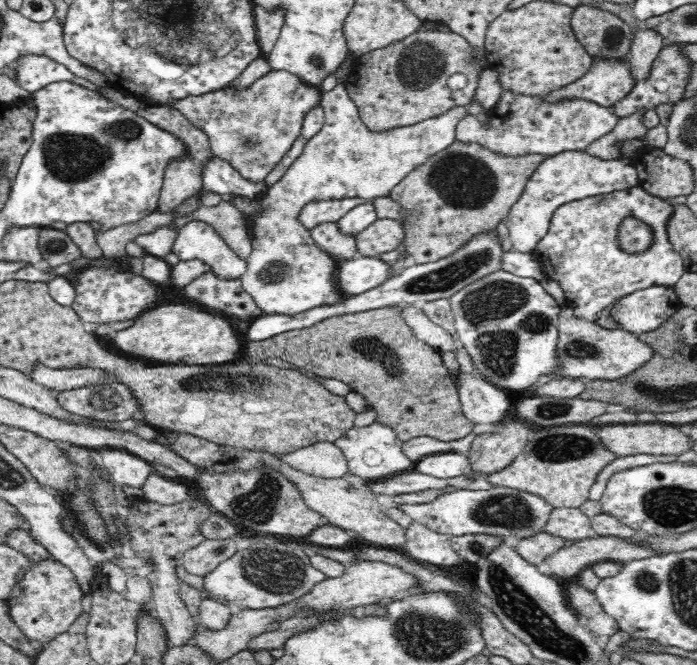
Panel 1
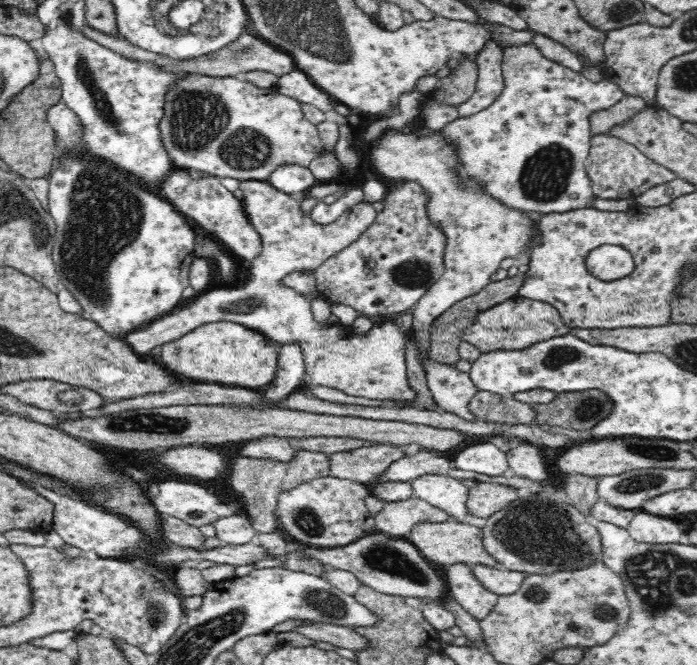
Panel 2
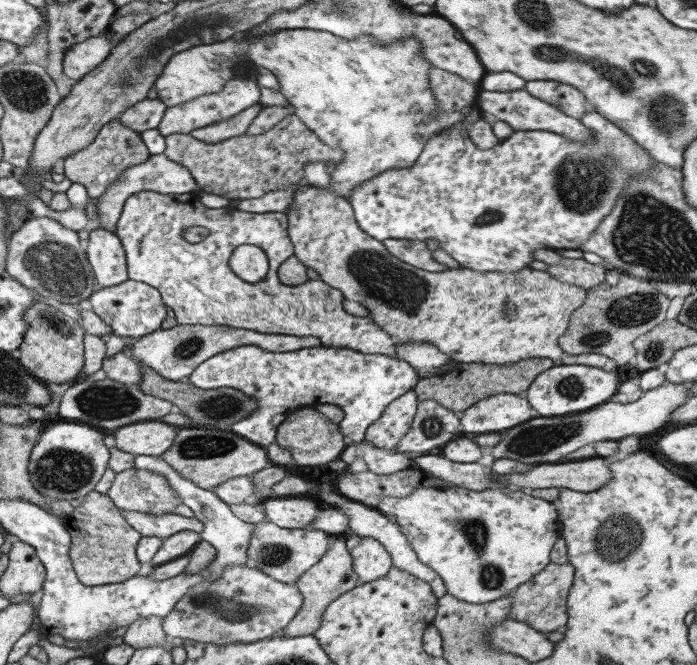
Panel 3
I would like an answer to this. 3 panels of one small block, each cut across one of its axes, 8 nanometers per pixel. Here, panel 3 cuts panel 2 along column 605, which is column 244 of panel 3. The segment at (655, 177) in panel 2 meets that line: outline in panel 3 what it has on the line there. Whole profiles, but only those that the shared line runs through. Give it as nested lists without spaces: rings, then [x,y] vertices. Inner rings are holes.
[[[293,114],[261,134],[232,136],[216,144],[204,144],[190,134],[169,134],[164,140],[162,154],[190,172],[199,192],[234,199],[259,198],[269,191],[297,185],[304,180],[303,165],[307,161],[339,163],[342,158],[342,151],[324,146]]]

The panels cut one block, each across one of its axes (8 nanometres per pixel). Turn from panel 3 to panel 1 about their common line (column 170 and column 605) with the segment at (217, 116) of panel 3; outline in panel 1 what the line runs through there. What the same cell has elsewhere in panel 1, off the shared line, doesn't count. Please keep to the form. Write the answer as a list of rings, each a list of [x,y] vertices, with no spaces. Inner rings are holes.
[[[504,88],[498,102],[489,111],[486,122],[474,115],[466,115],[455,128],[455,140],[465,144],[480,144],[501,156],[528,156],[542,154],[547,157],[576,152],[591,146],[598,138],[608,134],[619,121],[612,107],[600,106],[582,98],[564,98],[550,102],[545,96],[526,96]]]

